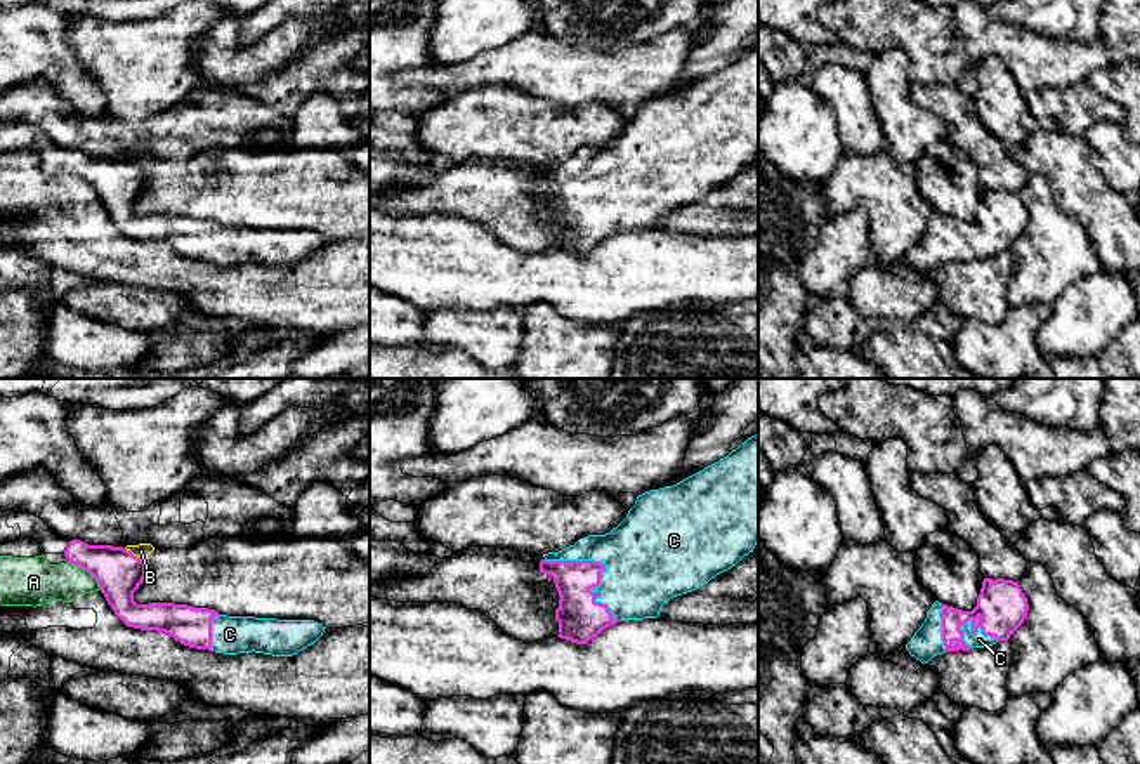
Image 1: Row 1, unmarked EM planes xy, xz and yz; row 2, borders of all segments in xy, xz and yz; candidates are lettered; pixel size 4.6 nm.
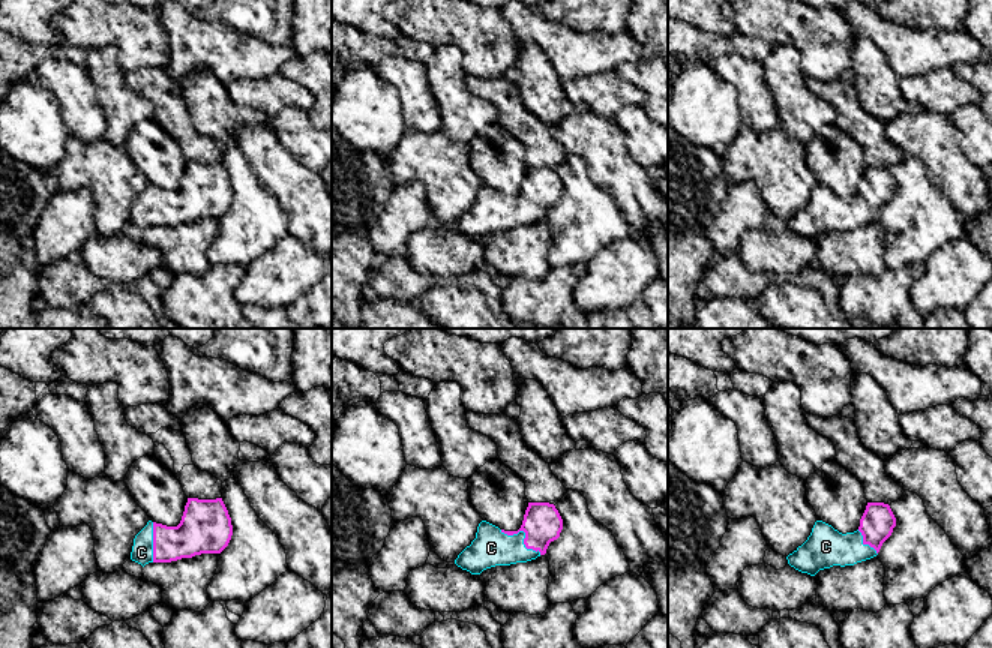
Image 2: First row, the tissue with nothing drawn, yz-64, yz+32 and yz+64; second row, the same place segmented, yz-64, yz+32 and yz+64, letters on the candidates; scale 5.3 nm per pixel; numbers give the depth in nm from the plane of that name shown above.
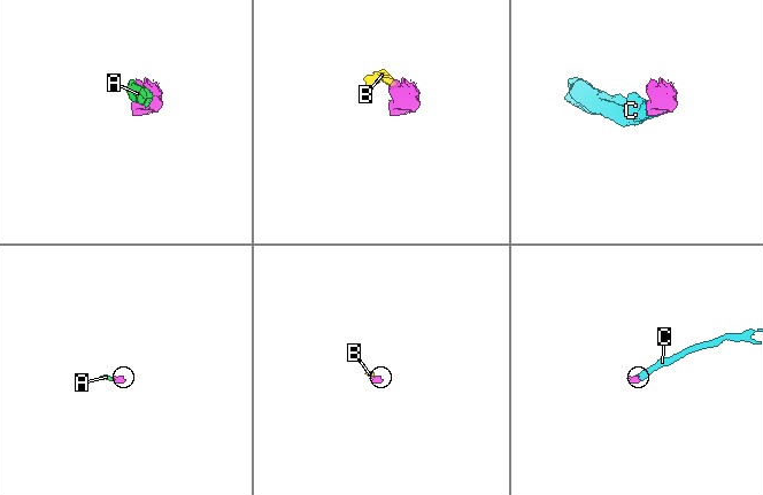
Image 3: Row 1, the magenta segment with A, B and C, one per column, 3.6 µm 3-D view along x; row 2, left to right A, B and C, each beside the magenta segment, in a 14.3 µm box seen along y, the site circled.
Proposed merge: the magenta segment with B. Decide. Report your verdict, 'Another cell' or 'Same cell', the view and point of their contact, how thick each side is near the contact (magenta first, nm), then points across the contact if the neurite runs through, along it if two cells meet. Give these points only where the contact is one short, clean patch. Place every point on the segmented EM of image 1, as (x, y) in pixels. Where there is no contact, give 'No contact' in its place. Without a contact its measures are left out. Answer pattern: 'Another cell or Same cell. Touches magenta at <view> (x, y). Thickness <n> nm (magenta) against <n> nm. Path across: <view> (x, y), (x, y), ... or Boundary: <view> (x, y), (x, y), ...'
Another cell. Touches magenta at xy (136, 556). Thickness 220 nm (magenta) against 70 nm. Boundary: xy (125, 547), (144, 561)

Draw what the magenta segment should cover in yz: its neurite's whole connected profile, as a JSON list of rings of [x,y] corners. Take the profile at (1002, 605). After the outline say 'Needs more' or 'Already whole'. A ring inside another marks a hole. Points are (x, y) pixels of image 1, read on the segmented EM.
[[[984,578],[977,606],[963,611],[935,601],[906,649],[921,663],[946,651],[970,651],[1008,641],[1024,623],[1027,597],[1019,582]]]. Needs more

